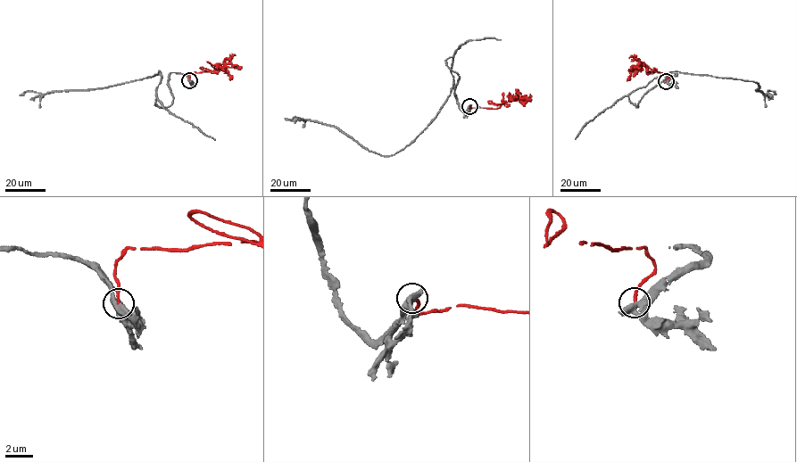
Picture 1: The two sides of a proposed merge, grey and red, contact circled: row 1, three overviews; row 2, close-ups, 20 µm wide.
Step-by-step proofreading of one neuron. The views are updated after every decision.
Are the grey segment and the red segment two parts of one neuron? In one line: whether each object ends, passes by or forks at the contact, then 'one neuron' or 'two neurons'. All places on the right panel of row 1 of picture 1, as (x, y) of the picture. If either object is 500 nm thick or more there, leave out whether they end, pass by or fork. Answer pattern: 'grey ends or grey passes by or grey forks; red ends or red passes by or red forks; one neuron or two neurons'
grey forks; red ends; two neurons

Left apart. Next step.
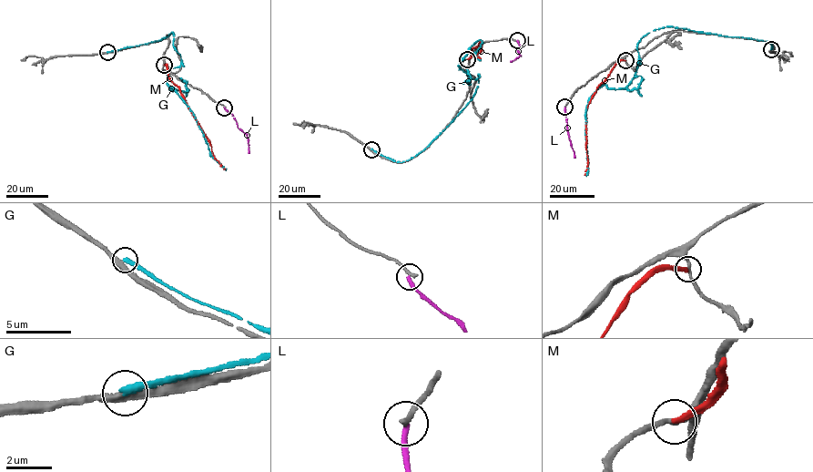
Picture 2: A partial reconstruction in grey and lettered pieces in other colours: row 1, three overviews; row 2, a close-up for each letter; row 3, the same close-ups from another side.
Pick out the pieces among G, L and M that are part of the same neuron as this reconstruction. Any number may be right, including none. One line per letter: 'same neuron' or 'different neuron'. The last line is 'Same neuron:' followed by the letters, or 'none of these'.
G: different neuron
L: different neuron
M: different neuron
Same neuron: none of these

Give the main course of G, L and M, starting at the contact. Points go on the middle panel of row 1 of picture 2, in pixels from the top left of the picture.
G: (371, 149), (402, 162), (427, 147), (474, 94), (479, 75), (458, 66), (481, 40), (480, 60)
L: (517, 40), (519, 56), (511, 61)
M: (467, 59), (471, 56), (472, 48), (478, 46), (481, 41), (481, 51), (476, 55), (480, 57)

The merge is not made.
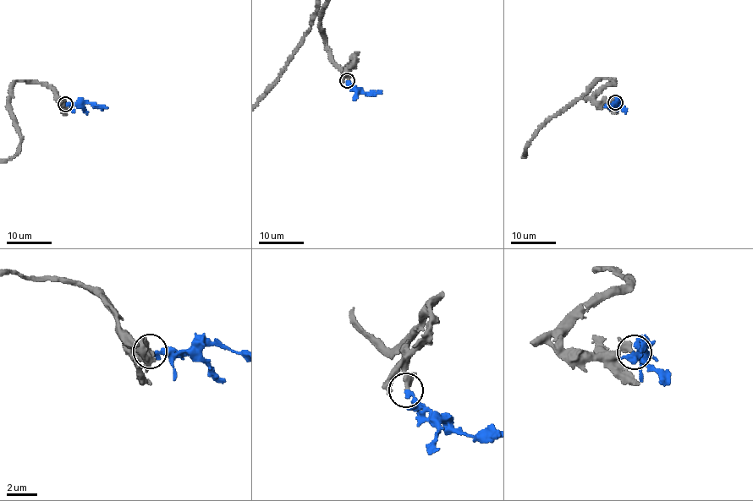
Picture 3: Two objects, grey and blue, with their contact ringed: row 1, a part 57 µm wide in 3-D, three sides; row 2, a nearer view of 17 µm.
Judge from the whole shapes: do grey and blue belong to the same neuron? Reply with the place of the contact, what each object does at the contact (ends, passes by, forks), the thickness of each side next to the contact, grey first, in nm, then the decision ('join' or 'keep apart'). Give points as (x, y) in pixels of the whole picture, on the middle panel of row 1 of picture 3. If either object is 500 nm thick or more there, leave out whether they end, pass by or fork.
(347, 80) | grey passes by | blue ends | 260/240 nm | join

